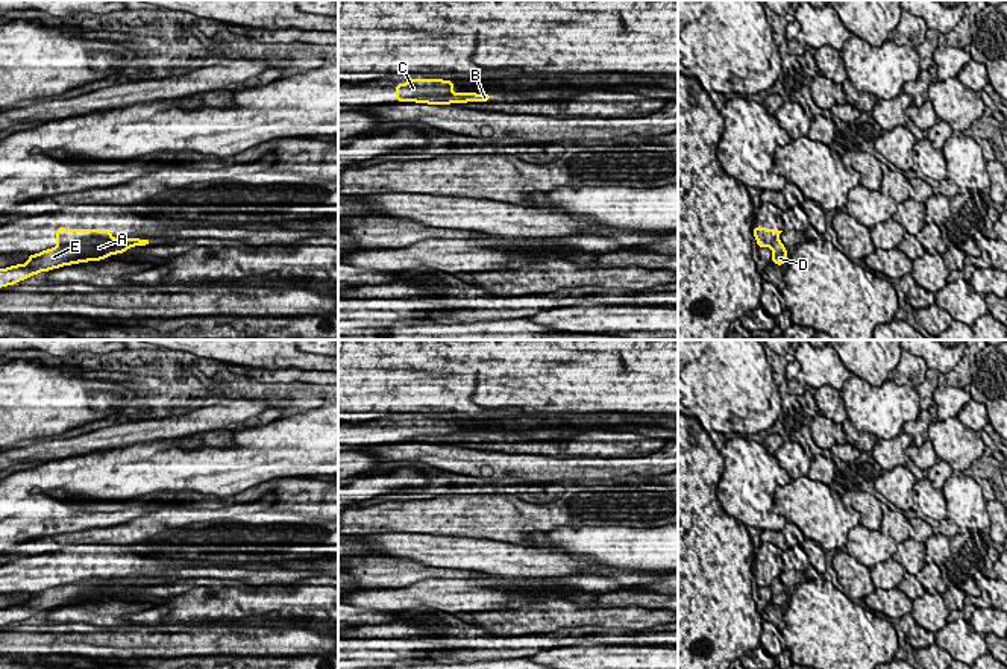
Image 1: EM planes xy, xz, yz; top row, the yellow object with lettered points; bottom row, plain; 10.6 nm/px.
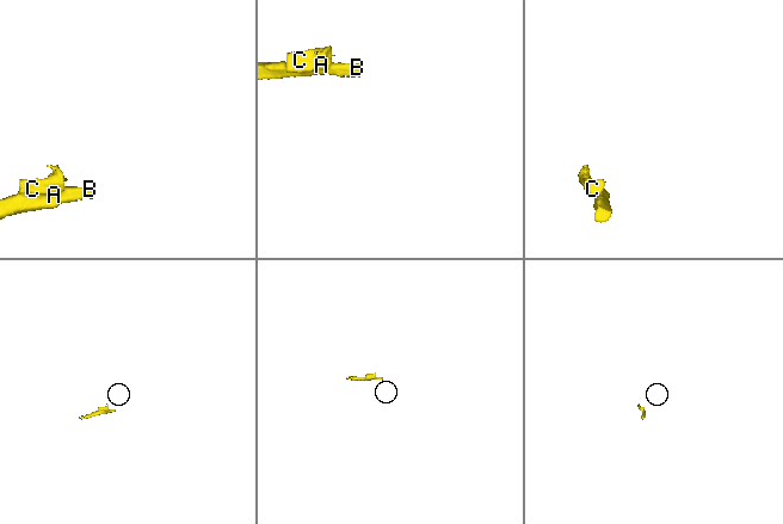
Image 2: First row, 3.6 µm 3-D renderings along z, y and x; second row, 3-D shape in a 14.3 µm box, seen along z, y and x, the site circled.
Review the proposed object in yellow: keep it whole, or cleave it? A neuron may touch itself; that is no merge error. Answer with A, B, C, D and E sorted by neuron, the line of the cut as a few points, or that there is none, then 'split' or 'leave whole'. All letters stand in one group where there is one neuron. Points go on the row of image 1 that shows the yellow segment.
groups A B D E / C; cut xy (114, 238), (79, 240), (56, 246); split

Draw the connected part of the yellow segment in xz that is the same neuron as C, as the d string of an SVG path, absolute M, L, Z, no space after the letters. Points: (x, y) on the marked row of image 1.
M408 79L403 85L396 83L396 102L413 102L417 96L453 94L453 80L443 79Z

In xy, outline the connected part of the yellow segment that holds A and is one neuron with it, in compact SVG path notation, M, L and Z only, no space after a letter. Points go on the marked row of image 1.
M114 238L108 241L79 241L73 244L56 246L39 253L29 255L24 264L0 269L0 288L17 285L41 272L50 272L64 265L102 261L111 255L124 253L129 247L149 246L150 238Z

